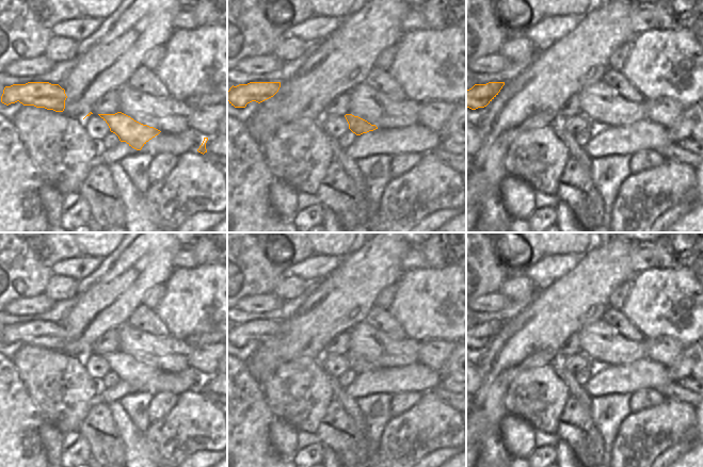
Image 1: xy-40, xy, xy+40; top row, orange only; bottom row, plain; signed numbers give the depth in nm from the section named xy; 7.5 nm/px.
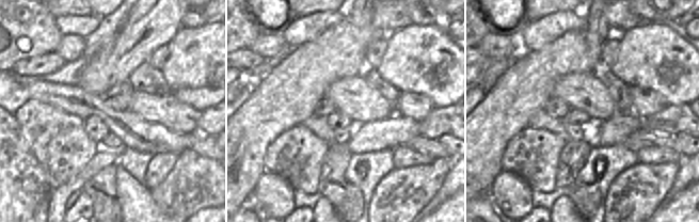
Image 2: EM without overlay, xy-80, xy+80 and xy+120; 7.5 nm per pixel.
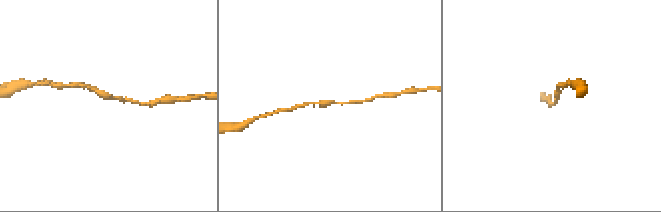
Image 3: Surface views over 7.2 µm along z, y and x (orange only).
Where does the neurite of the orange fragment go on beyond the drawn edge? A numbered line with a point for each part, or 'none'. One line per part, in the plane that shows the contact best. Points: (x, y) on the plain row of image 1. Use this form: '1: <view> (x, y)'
none

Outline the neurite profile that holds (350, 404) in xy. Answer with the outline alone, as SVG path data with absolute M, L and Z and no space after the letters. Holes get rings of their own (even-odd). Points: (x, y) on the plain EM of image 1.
M330 376L330 382L334 392L334 400L337 400L347 409L357 430L366 435L366 416L360 409L356 401L347 394L345 387L338 382L338 379Z

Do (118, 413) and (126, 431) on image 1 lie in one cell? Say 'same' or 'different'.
same

